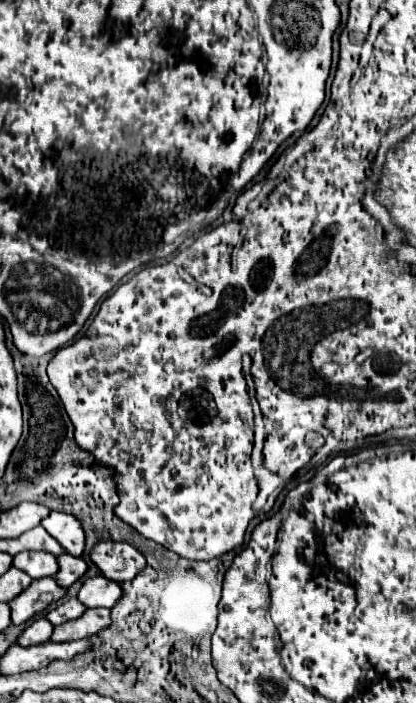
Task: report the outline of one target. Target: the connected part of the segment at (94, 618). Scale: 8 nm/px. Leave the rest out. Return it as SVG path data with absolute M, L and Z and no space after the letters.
M87 609L79 619L57 625L53 641L75 641L97 635L111 625L111 609Z

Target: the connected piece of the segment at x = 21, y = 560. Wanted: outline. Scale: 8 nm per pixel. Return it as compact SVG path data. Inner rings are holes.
M23 551L23 553L15 555L15 557L13 557L13 567L25 571L27 575L37 573L37 575L31 575L33 579L43 577L43 575L39 575L39 573L45 573L45 575L53 577L53 575L57 575L57 571L59 571L59 563L57 563L57 557L55 557L55 555L35 553L35 551Z

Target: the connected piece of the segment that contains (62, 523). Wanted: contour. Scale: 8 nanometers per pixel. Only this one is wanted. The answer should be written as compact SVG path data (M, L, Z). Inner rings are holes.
M51 511L51 515L41 521L41 525L47 529L49 535L53 535L61 543L61 547L67 553L71 553L73 557L83 555L83 551L85 551L85 531L83 531L81 523L77 521L77 517L73 517L69 513Z

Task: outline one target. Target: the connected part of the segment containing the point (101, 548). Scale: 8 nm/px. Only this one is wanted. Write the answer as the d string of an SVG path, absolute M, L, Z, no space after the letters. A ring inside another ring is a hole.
M101 541L91 551L91 559L101 569L103 577L117 583L137 577L147 567L143 553L129 543Z

